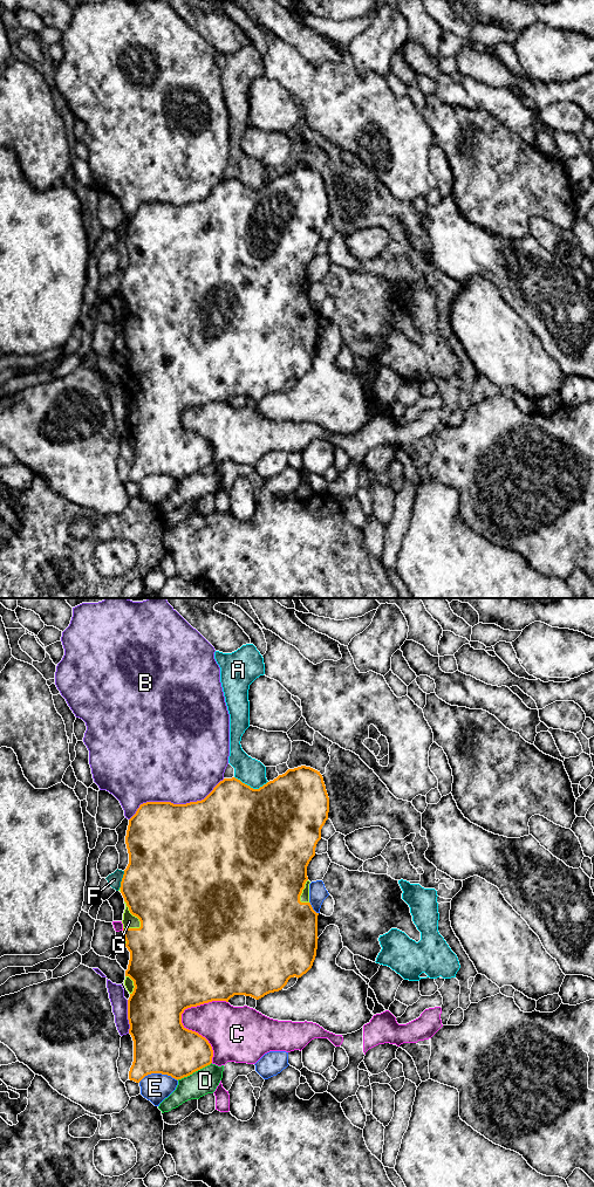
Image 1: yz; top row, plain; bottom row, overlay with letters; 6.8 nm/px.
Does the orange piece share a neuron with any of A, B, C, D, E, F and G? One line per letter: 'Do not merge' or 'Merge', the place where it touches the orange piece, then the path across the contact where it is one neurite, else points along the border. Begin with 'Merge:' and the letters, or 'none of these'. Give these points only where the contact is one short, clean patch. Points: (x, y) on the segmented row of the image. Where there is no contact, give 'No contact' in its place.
Merge: G
A: Do not merge. Touches orange at yz (250, 787)
B: Do not merge. Touches orange at yz (175, 804)
C: Do not merge. Touches orange at yz (181, 1020)
D: Do not merge. Touches orange at yz (193, 1071)
E: Do not merge. Touches orange at yz (157, 1072)
F: Do not merge. Touches orange at yz (122, 879)
G: Merge. Touches orange at yz (134, 914)

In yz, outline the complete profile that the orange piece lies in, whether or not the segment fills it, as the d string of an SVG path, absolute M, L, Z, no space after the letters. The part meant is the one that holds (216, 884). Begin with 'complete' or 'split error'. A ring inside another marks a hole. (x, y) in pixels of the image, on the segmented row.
split error; M301 766L288 769L259 789L253 789L240 780L224 778L202 801L186 804L171 802L146 802L139 805L129 819L125 844L129 864L124 870L120 892L124 898L123 933L125 947L130 952L124 986L130 994L128 1000L129 1034L134 1041L134 1062L129 1079L139 1083L145 1076L162 1073L182 1079L212 1063L213 1050L209 1041L196 1031L186 1029L182 1023L185 1009L212 1001L226 1001L234 995L251 996L255 1000L281 990L291 977L301 977L313 966L318 949L318 915L309 903L309 884L307 866L315 856L315 848L321 839L321 829L328 819L329 797L320 771Z

